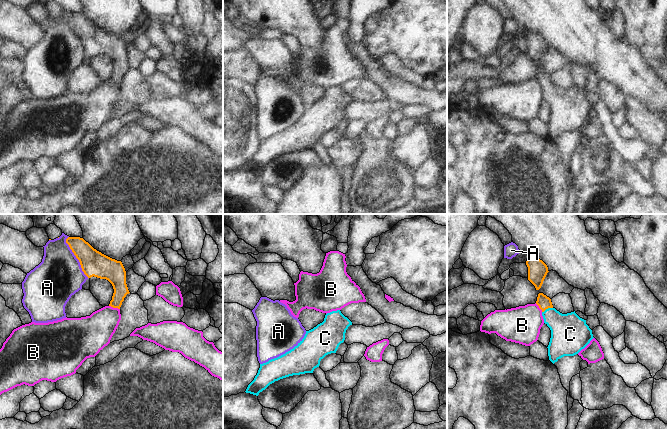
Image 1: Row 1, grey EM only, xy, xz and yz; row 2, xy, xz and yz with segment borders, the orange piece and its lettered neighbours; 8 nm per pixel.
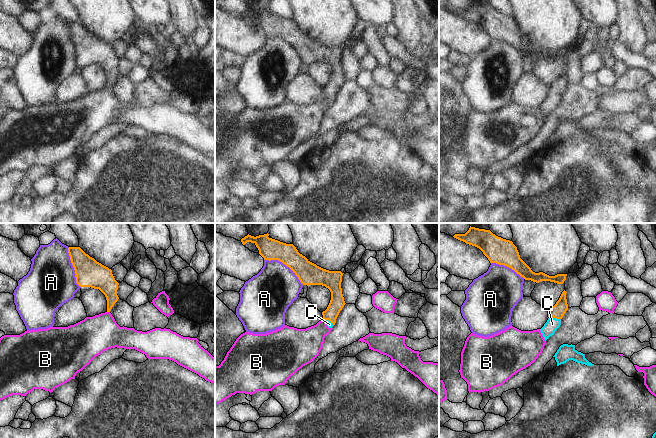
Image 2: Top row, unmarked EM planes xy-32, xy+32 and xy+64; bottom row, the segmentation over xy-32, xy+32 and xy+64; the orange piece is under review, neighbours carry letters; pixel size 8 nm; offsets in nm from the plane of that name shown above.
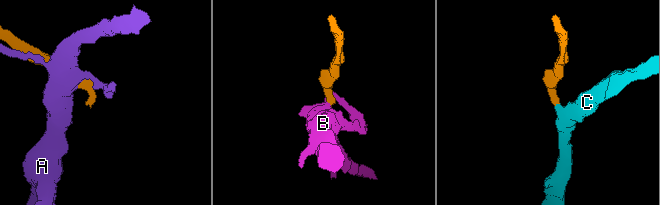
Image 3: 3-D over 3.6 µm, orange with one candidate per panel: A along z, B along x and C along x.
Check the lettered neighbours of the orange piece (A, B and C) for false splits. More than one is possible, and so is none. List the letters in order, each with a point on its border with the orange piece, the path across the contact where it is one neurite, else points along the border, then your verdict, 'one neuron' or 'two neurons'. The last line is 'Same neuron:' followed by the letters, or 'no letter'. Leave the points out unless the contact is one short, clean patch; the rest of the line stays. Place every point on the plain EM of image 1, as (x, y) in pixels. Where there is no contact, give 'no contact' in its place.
A: meets orange in xy at (76, 33); two neurons
B: meets orange in xy at (114, 83); border along xy (109, 81), (119, 85); two neurons
C: meets orange in yz at (547, 84); runs through yz (544, 78), (547, 84), (568, 107); one neuron
Same neuron: C

